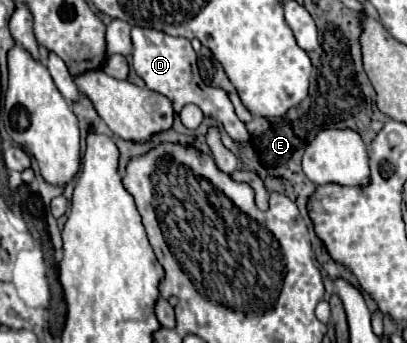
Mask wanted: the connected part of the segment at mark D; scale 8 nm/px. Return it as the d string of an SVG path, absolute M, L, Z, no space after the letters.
M133 27L131 31L131 39L133 39L133 69L135 73L145 81L147 89L165 95L171 103L173 103L173 111L179 115L179 111L183 109L183 105L187 103L195 103L197 107L201 107L201 111L215 119L217 123L221 123L221 127L229 133L229 137L241 145L251 141L251 133L247 131L245 123L235 115L233 103L229 101L227 93L221 89L213 89L207 87L201 81L199 69L197 69L197 55L191 47L191 43L183 37L171 37L165 35L161 31L153 31L153 29L143 29L143 27Z

